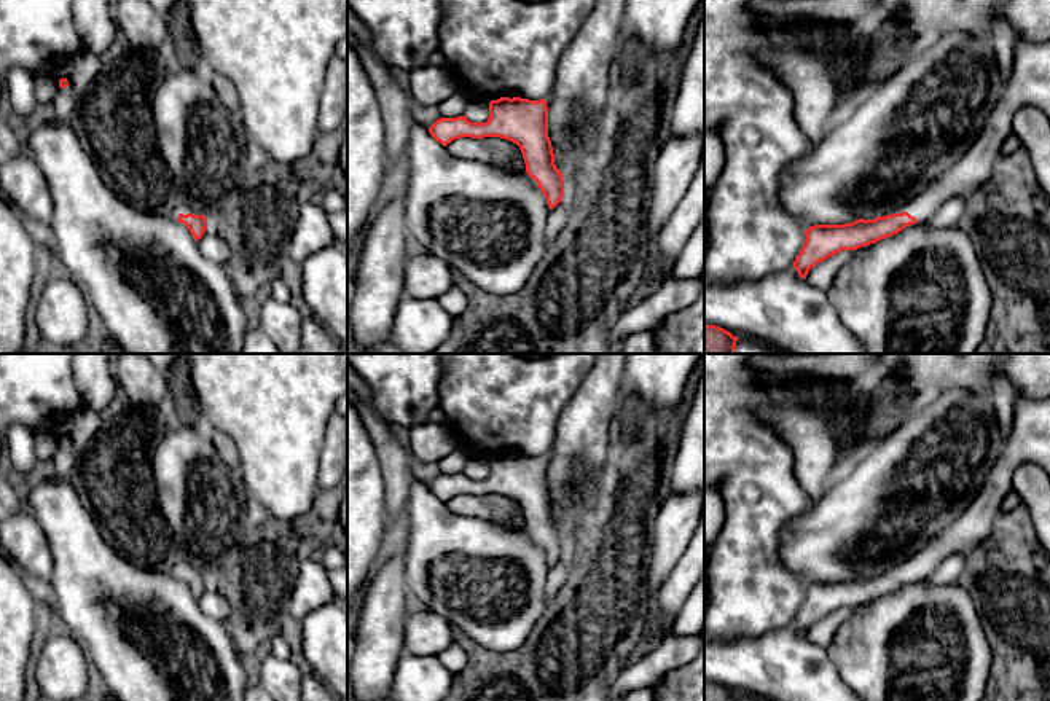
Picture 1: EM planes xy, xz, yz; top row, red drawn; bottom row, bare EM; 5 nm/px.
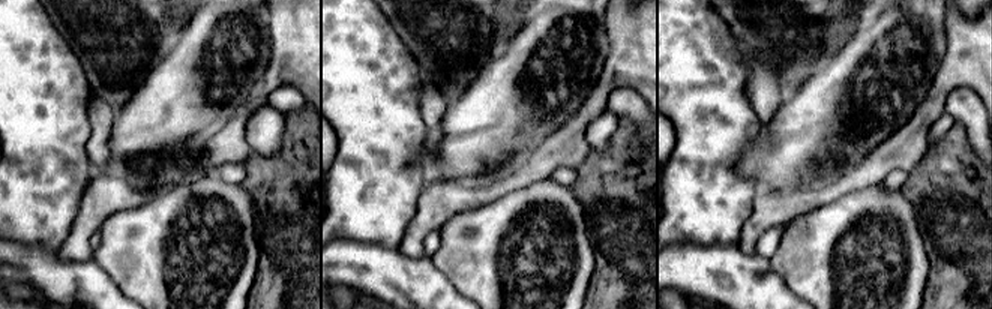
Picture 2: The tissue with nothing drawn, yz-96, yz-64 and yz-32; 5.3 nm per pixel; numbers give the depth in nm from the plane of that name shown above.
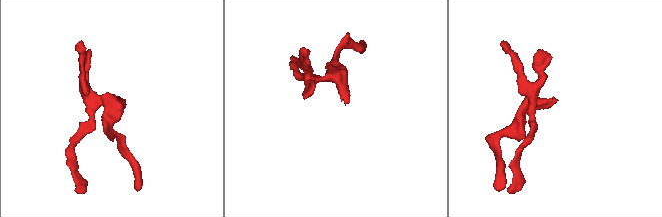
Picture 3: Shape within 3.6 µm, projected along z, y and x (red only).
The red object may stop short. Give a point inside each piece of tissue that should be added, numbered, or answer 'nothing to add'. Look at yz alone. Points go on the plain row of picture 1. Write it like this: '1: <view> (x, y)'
1: yz (1030, 440)

